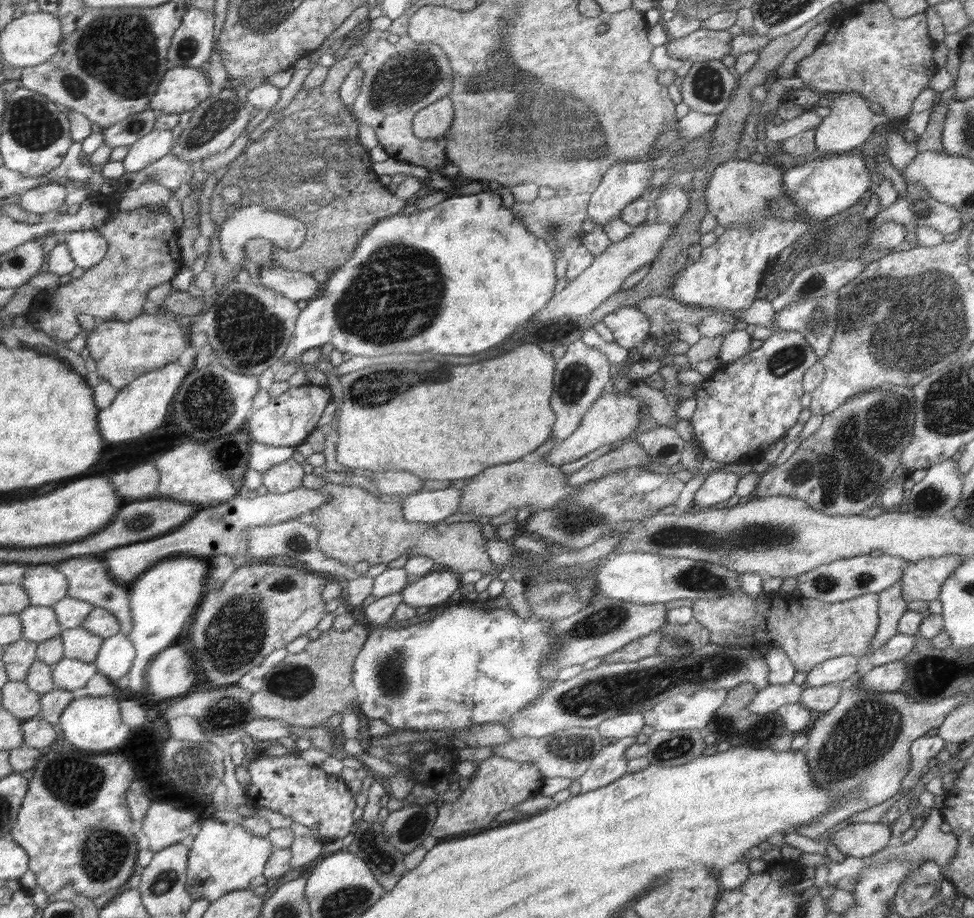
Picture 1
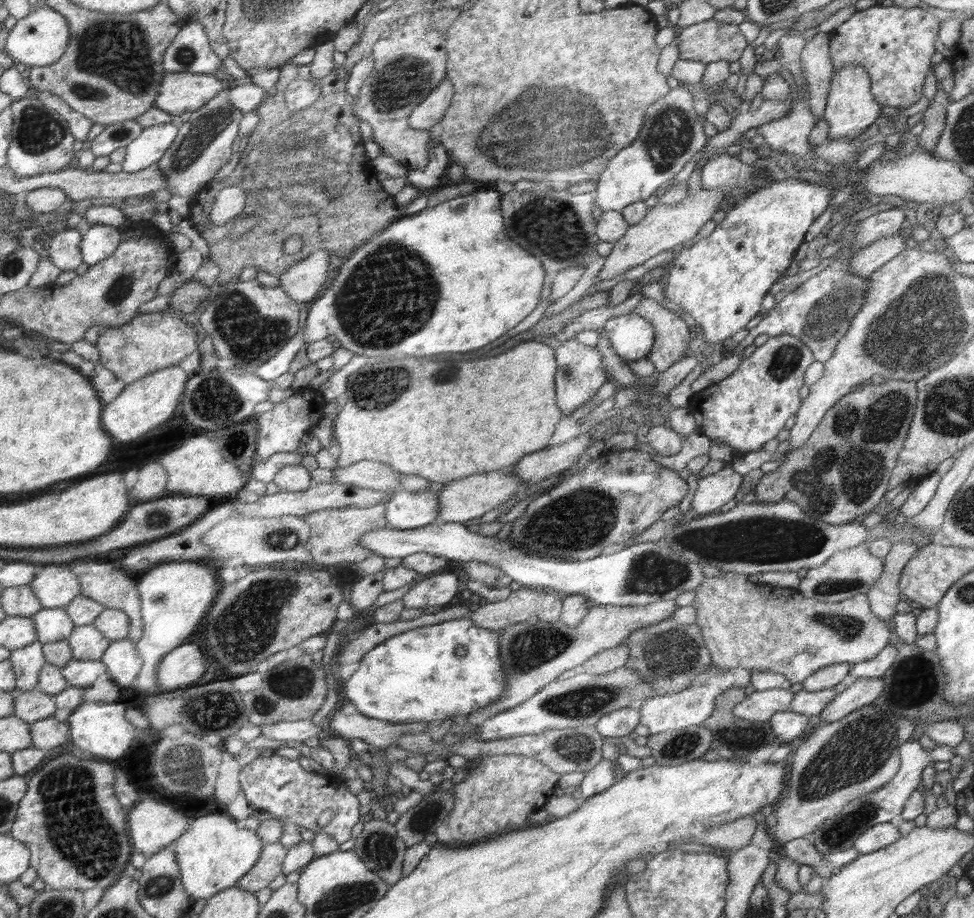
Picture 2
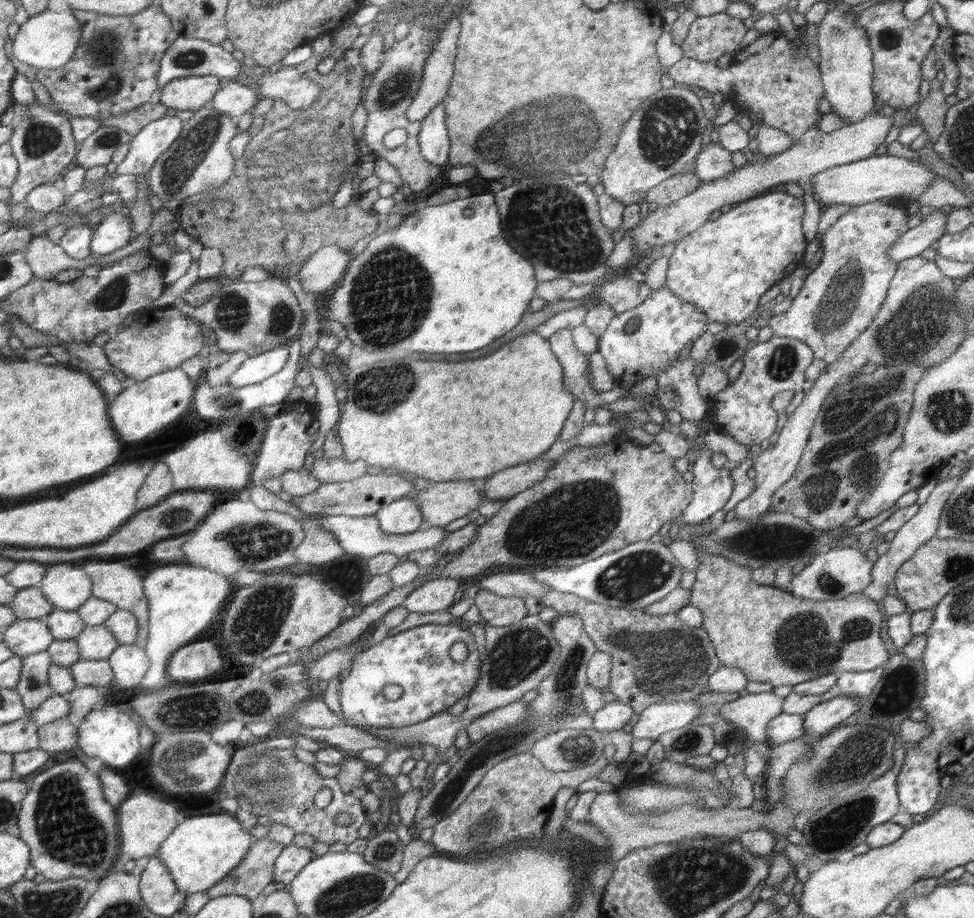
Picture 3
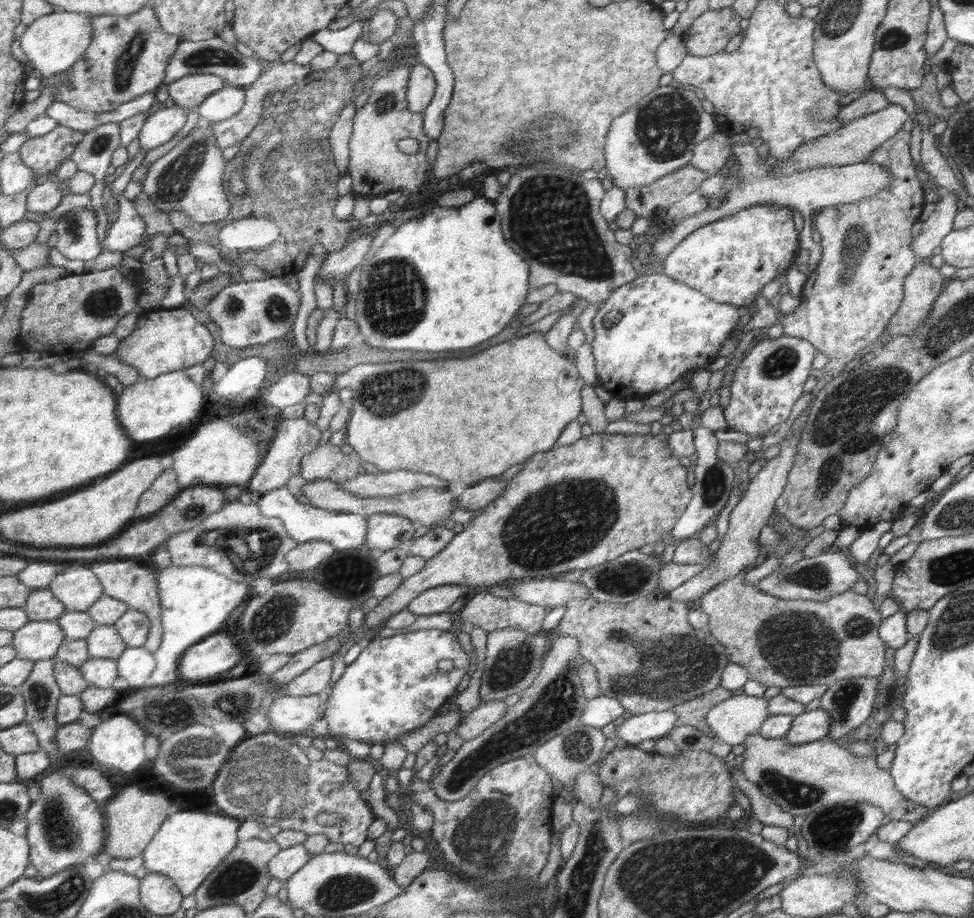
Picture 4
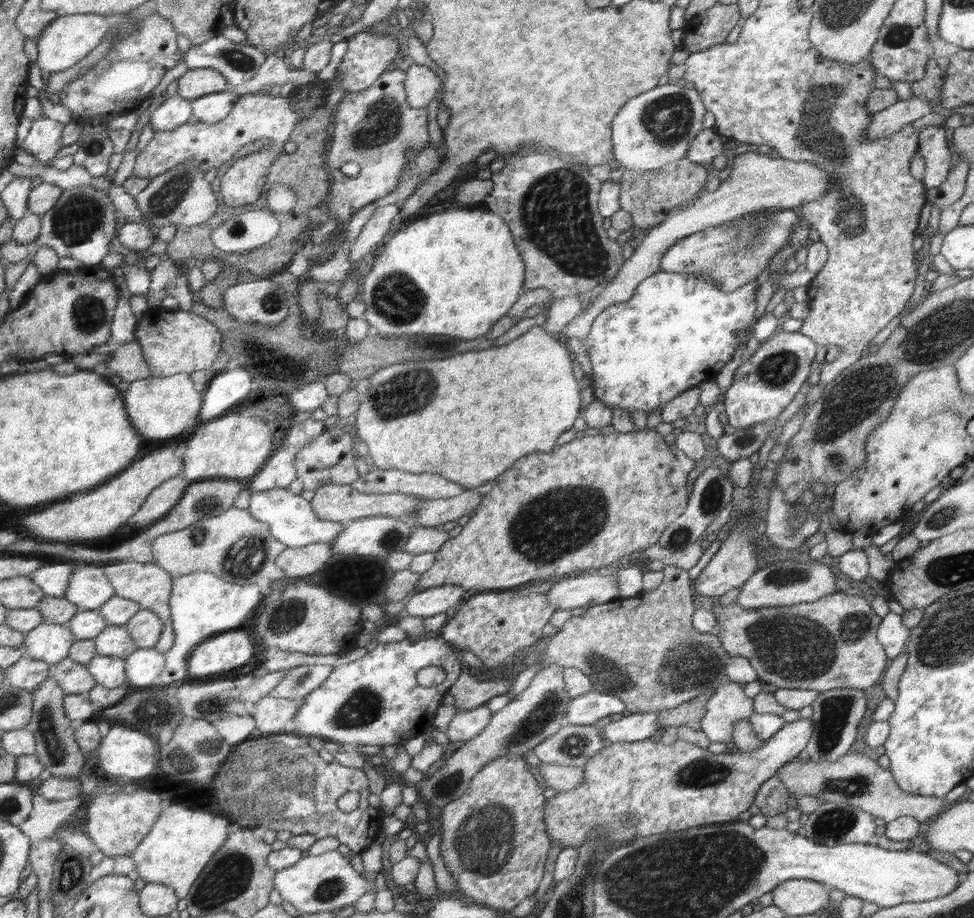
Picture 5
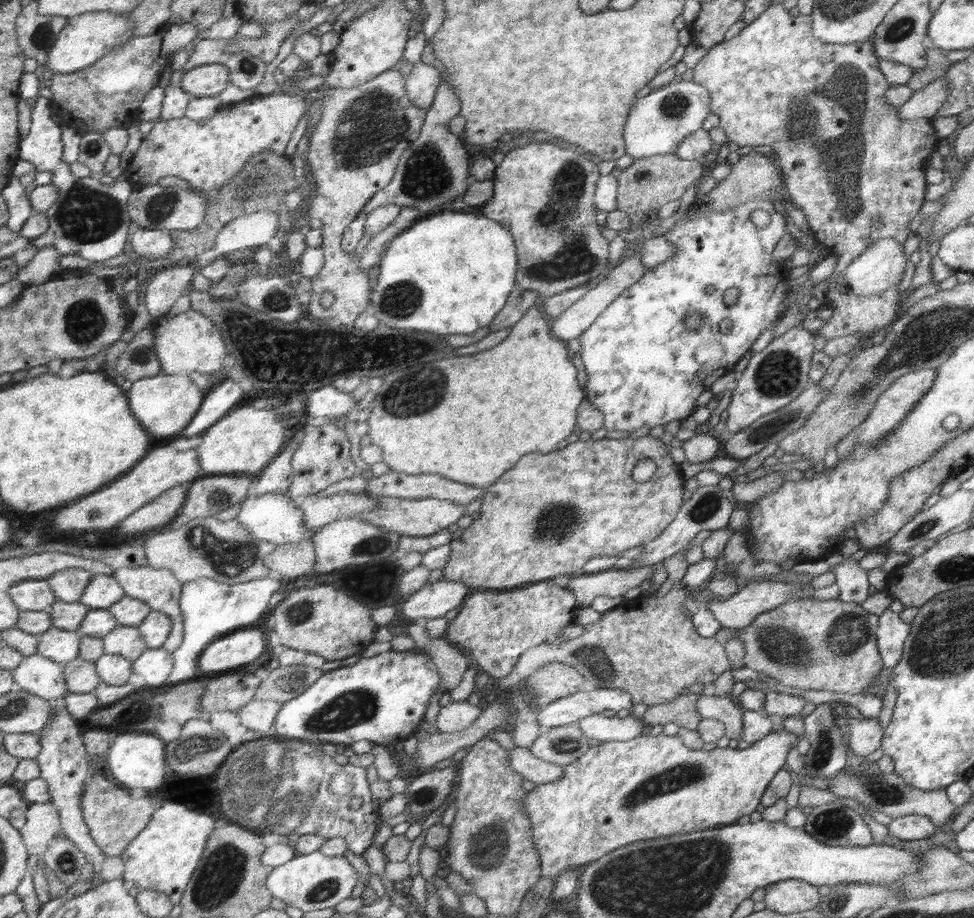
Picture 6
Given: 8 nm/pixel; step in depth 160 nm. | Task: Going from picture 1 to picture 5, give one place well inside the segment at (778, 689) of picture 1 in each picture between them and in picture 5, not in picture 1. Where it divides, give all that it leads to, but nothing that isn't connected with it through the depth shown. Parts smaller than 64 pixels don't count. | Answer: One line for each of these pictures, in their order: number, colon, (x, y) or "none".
2: (758, 706)
3: (750, 712)
4: (731, 721)
5: (725, 707)

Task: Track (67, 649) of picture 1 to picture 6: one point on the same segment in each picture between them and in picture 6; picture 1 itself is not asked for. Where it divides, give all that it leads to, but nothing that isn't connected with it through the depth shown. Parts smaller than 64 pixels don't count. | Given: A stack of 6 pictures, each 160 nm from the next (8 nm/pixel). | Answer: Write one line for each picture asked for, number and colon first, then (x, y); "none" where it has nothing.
2: (87, 642)
3: (96, 642)
4: (104, 641)
5: (114, 641)
6: (124, 640)

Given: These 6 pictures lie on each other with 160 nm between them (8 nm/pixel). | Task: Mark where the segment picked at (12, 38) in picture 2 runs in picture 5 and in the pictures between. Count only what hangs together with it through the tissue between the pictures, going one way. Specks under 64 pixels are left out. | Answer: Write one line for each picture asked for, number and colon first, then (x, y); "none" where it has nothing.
3: (47, 41)
4: (53, 43)
5: (67, 40)

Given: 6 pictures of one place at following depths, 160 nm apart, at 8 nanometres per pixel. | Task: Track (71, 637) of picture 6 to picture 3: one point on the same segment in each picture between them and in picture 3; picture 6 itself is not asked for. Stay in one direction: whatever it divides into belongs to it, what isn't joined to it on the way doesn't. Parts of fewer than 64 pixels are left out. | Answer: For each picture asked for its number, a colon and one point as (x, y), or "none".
3: (24, 637)
4: (37, 640)
5: (50, 642)

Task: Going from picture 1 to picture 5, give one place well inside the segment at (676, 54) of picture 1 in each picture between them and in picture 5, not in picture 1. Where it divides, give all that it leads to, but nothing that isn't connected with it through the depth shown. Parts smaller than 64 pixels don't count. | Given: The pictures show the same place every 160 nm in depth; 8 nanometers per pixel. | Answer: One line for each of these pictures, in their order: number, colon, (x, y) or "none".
2: (708, 41)
3: (709, 38)
4: (710, 33)
5: (712, 27)

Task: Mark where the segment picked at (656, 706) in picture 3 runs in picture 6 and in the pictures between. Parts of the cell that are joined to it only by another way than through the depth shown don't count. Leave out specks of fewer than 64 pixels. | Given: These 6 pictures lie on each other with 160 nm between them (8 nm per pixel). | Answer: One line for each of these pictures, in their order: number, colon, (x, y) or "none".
4: (637, 728)
5: (638, 726)
6: (597, 727)

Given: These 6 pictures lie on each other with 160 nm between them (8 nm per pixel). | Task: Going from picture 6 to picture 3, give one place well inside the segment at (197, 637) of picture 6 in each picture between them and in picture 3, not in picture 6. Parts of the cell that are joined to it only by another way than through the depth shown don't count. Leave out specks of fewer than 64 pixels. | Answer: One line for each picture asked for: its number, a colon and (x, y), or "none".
3: (184, 599)
4: (196, 600)
5: (202, 605)

